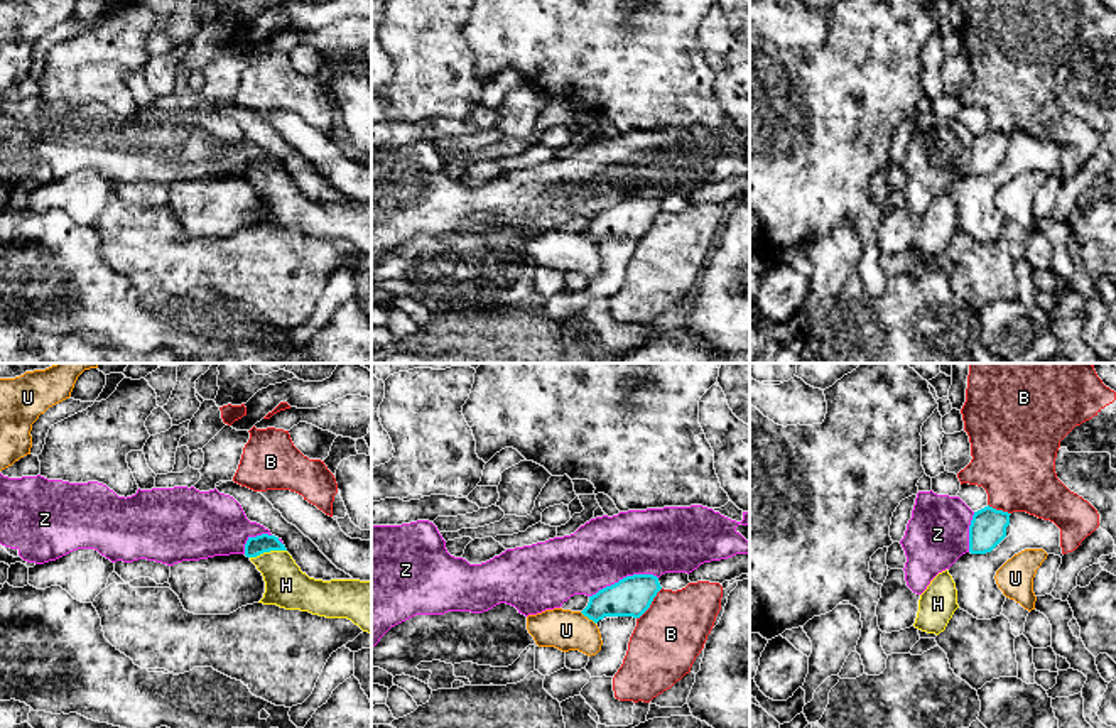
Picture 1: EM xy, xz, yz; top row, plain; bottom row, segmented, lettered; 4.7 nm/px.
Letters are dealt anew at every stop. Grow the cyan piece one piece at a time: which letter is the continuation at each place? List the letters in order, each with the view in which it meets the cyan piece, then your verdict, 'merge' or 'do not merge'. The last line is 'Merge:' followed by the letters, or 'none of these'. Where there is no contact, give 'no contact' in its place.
B: xz | do not merge
H: xy | merge
U: xz | do not merge
Z: xz | do not merge
Merge: H

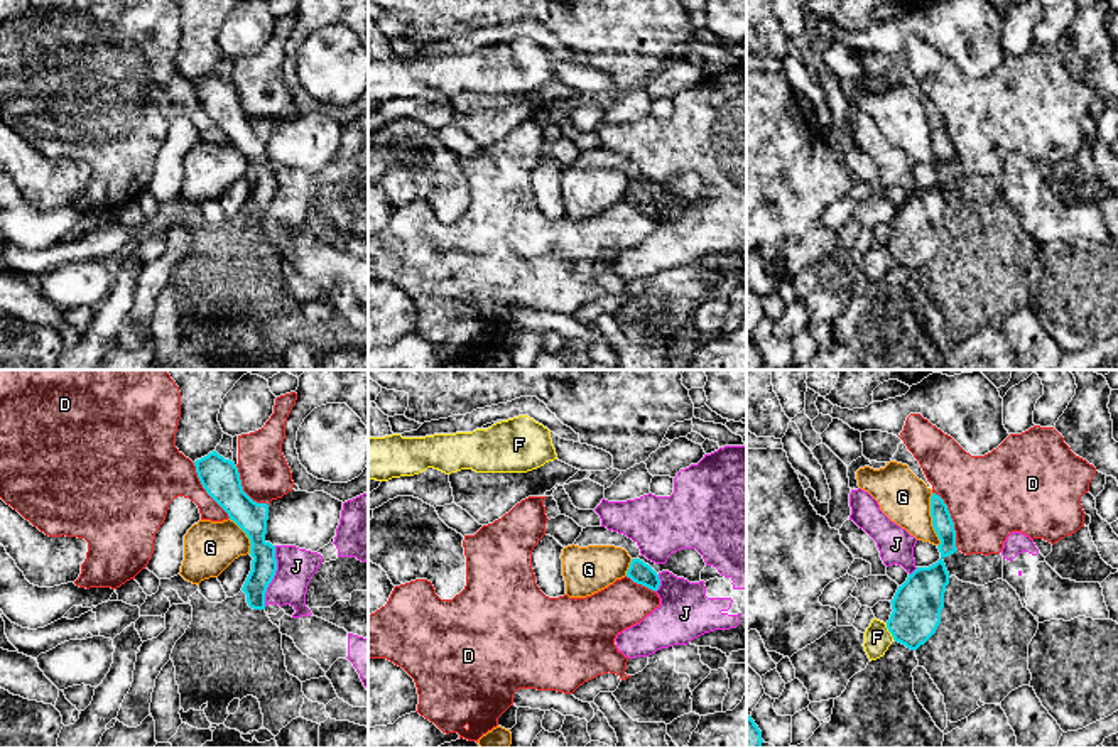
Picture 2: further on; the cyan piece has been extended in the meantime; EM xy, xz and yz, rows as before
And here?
D: yz | do not merge
F: yz | do not merge
G: yz | do not merge
J: xy | do not merge
Merge: none of these

